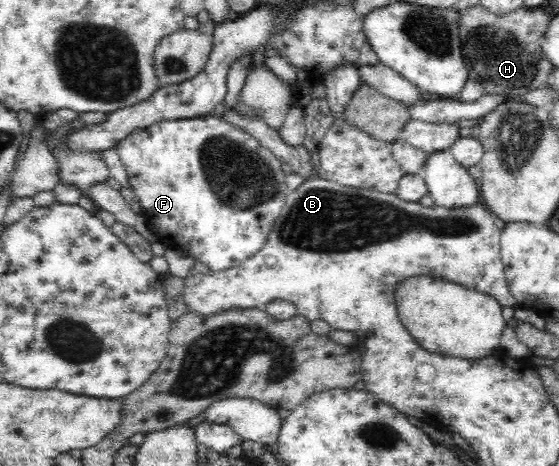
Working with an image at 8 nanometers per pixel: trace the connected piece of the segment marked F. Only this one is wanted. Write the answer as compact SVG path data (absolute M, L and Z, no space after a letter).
M210 113L191 119L157 121L151 127L137 130L131 136L127 136L125 140L121 140L115 149L121 158L125 171L127 171L129 187L133 190L137 201L141 205L143 215L148 220L149 226L154 230L156 236L159 236L159 238L169 238L173 247L188 250L197 261L206 264L211 271L223 272L229 270L229 268L235 268L235 266L239 266L250 256L259 252L268 239L273 223L277 220L283 206L286 204L289 191L285 181L286 175L281 169L282 162L271 151L259 144L249 133L236 128L215 114Z

